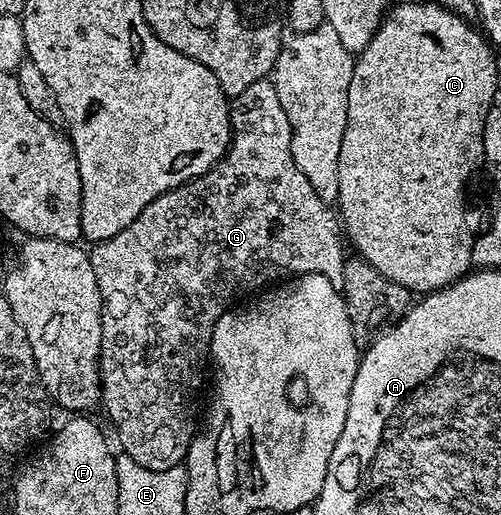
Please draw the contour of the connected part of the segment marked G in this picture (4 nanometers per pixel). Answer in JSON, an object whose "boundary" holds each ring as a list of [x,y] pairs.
{"boundary":[[[259,79],[254,81],[254,85],[250,85],[250,89],[242,89],[242,93],[238,93],[230,103],[230,118],[232,121],[232,137],[228,141],[228,149],[224,152],[224,156],[217,161],[213,167],[206,173],[202,173],[198,178],[191,179],[189,183],[178,185],[174,189],[170,189],[166,193],[162,193],[154,201],[150,201],[150,205],[146,205],[146,209],[142,209],[142,213],[138,213],[138,217],[134,221],[130,221],[130,225],[126,225],[126,229],[122,229],[114,237],[104,240],[103,243],[95,244],[90,251],[90,262],[92,265],[92,272],[96,278],[96,285],[100,290],[100,397],[102,400],[102,408],[108,414],[108,419],[112,422],[112,427],[116,430],[116,439],[120,442],[120,447],[124,450],[123,454],[127,458],[132,459],[138,465],[150,469],[151,471],[165,471],[171,467],[179,467],[185,462],[187,457],[188,447],[194,436],[194,427],[192,429],[192,394],[196,391],[196,382],[200,379],[200,355],[202,356],[208,350],[208,339],[212,336],[214,325],[218,321],[218,317],[222,317],[222,313],[229,310],[237,302],[236,299],[240,295],[240,291],[244,297],[251,296],[253,293],[259,292],[261,289],[267,288],[269,285],[275,284],[277,281],[287,280],[289,277],[297,275],[323,275],[331,272],[331,267],[339,268],[342,263],[340,259],[340,239],[342,243],[342,235],[338,230],[337,220],[327,211],[325,200],[319,199],[315,193],[305,183],[304,178],[297,171],[295,165],[292,163],[292,150],[290,149],[290,135],[288,130],[288,122],[284,116],[284,111],[278,105],[276,97],[276,89],[272,86],[268,79]]]}

